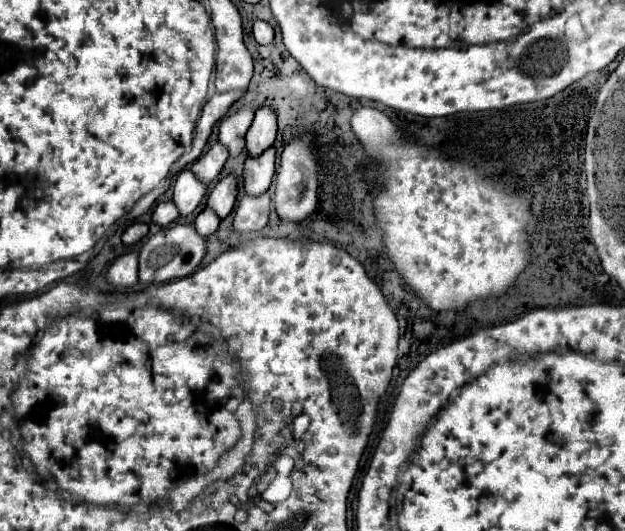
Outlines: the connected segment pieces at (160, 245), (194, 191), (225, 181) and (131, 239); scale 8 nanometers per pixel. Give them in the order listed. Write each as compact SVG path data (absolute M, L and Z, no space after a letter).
M171 225L167 229L161 229L159 233L151 235L139 251L139 281L143 285L161 285L187 277L199 267L205 251L205 239L197 235L193 225Z
M189 169L177 175L173 187L173 203L183 217L191 215L197 209L203 195L205 195L205 185L201 185L201 181L197 181Z
M227 175L223 177L209 195L207 205L217 213L219 219L225 219L237 201L237 177Z
M135 223L135 225L131 225L131 227L123 233L123 243L125 243L125 245L135 245L135 243L139 243L147 233L149 233L149 227L147 227L145 223Z

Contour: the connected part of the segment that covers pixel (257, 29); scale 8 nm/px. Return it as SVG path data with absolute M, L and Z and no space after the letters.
M255 21L255 25L253 25L253 35L255 35L255 41L257 41L259 45L269 45L269 43L273 41L275 31L273 31L273 27L271 27L269 23L265 23L265 21Z

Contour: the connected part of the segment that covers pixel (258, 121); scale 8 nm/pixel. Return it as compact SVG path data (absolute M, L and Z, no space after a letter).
M257 109L255 121L247 131L247 153L249 157L259 157L273 145L277 133L277 115L271 109Z

